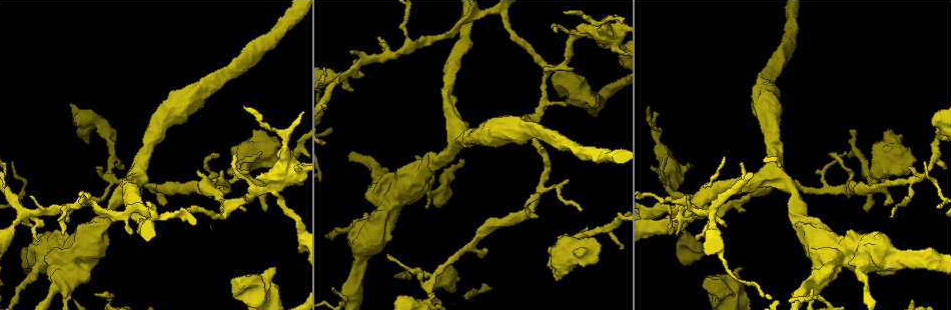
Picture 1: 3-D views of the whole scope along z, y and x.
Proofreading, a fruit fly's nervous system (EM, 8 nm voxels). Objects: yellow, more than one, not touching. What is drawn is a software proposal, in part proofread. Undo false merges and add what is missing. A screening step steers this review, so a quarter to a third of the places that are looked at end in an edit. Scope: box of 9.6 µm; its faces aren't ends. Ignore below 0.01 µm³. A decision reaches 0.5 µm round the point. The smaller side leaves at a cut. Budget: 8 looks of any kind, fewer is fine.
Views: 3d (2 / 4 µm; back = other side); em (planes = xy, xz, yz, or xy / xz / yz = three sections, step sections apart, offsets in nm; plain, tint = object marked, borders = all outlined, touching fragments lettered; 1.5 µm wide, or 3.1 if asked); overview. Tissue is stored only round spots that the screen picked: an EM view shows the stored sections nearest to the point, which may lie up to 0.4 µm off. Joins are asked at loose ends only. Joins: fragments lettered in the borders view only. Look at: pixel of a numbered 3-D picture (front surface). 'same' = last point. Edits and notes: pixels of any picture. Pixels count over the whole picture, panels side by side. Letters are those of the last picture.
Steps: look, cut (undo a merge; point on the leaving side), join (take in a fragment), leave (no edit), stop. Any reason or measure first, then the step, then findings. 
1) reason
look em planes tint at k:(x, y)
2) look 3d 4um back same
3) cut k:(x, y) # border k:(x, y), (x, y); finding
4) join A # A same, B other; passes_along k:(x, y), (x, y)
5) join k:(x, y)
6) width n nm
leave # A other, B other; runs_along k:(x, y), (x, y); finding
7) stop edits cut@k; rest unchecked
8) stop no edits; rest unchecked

tapers out
look 3d 2um at 1:(418, 272)

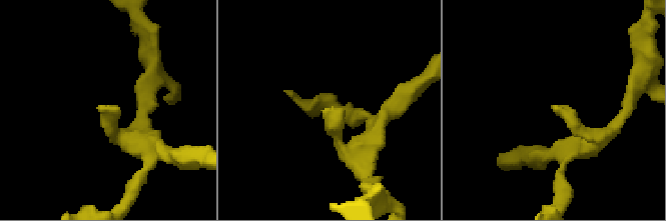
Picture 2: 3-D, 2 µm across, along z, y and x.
look em planes borders at 2:(553, 105)

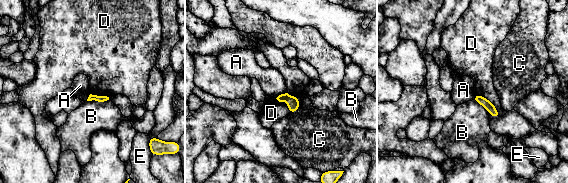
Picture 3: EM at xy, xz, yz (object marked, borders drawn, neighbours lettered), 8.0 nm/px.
longest_contact D 300 nm
leave # A other, B other, C other, D other, E other; border 3:(287, 92), (281, 93), (276, 98); no lettered fragment goes on from it

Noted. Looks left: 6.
tapers out
look em xy step 8 borders at 1:(845, 152)

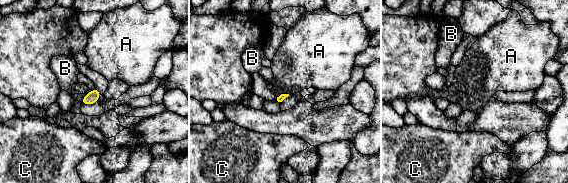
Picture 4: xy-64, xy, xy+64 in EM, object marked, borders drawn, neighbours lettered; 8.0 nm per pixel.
leave # A other, B other, C other; no lettered fragment goes on from it

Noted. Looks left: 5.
an open end
look em planes tint at 1:(353, 90)

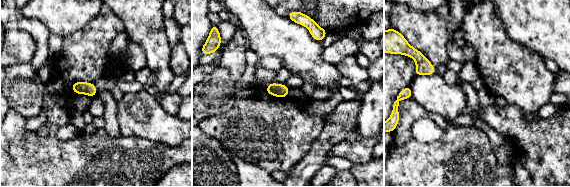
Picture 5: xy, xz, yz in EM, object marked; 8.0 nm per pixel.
see the neighbours
look em planes borders same

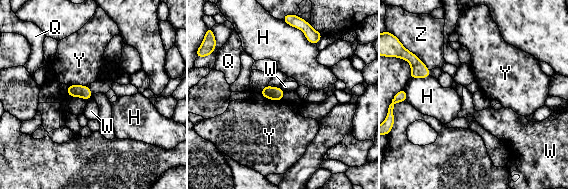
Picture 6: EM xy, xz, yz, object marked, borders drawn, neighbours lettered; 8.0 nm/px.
width 100 nm
leave # H other, Q other, W other, Y other, Z other; border 6:(279, 87), (285, 92); no lettered fragment goes on from it

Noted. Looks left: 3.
stop no edits; rest unchecked

